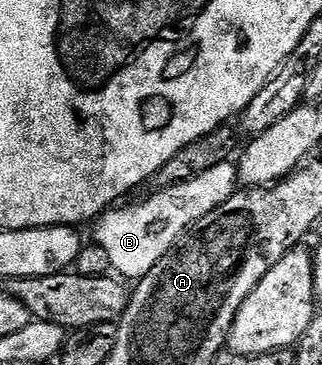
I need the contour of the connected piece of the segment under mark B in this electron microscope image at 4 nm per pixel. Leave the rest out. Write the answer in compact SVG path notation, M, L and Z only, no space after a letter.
M232 161L223 163L185 183L161 191L152 191L149 199L137 207L128 207L125 211L112 209L99 216L95 224L97 227L94 242L102 249L106 249L106 254L110 256L112 271L117 276L125 280L139 281L180 242L185 232L198 221L202 221L206 213L214 213L214 209L218 209L218 205L225 203L231 195L235 195L237 190L237 164Z

